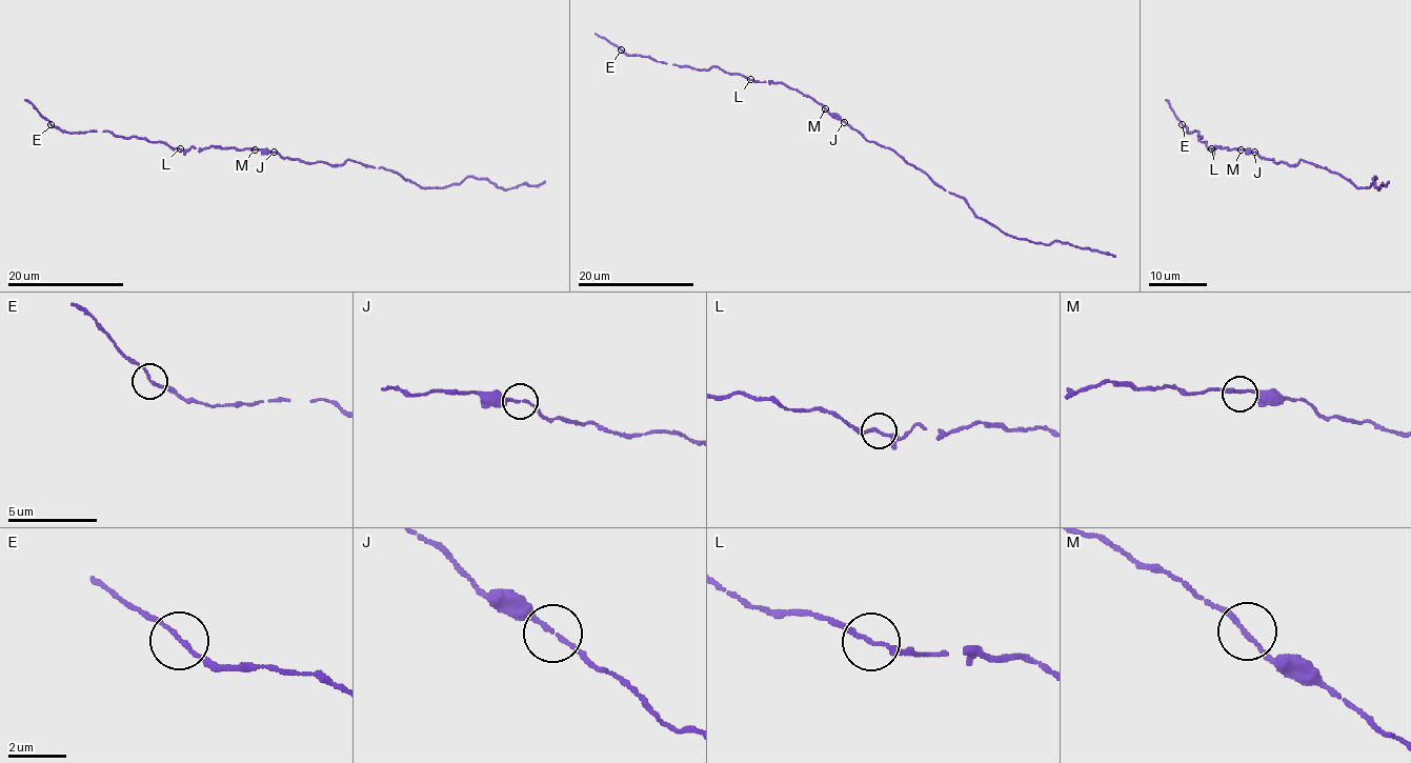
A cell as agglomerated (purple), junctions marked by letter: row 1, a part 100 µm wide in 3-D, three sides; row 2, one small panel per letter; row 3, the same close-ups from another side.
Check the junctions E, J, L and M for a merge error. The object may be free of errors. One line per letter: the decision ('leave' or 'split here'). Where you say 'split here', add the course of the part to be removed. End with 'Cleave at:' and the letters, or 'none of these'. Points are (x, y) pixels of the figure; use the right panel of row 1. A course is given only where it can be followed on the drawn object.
E: leave
J: leave
L: leave
M: leave
Cleave at: none of these

